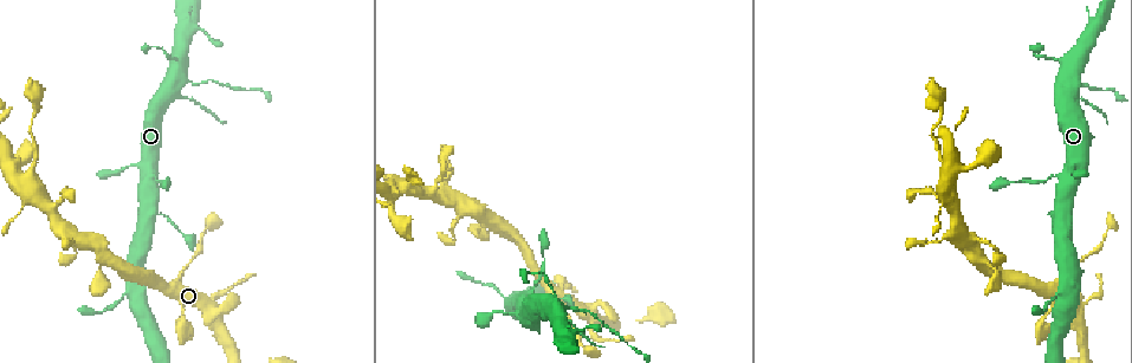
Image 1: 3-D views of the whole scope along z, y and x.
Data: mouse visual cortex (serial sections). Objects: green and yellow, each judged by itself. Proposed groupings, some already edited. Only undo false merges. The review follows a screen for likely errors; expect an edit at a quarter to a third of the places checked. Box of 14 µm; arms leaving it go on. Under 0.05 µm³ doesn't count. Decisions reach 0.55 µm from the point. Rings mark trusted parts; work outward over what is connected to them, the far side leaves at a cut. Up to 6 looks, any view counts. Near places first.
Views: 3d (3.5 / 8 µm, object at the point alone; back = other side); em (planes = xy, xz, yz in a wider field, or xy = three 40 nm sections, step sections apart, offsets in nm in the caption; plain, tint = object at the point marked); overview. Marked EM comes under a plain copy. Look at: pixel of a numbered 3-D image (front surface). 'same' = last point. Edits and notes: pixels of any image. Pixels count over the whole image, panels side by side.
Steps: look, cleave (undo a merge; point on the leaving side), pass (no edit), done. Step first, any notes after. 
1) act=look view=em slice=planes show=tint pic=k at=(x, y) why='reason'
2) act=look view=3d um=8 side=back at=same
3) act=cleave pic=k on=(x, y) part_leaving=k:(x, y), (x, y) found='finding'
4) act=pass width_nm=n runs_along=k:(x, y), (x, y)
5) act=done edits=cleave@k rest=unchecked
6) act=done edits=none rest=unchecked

act=look view=3d um=3.5 pic=1 at=(1081, 306) why='thick turns thin'

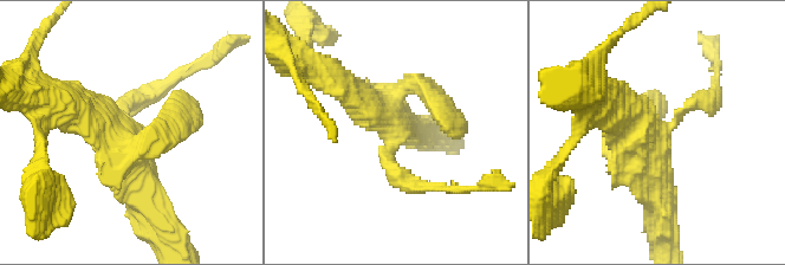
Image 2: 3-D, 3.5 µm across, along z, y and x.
act=look view=em slice=xy step=2 show=tint pic=2 at=(129, 129) why='now the EM'

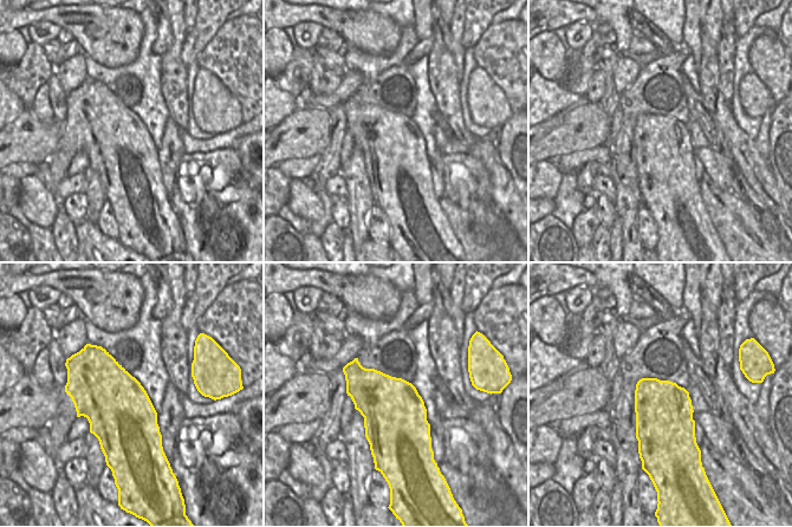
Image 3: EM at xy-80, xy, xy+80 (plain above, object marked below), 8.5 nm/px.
act=pass runs_along=2:(323, 71), (391, 125), (388, 166), (409, 187) found='continuous, no second cell'

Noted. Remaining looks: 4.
act=look view=3d um=3.5 pic=1 at=(187, 81) why='four arms meet'

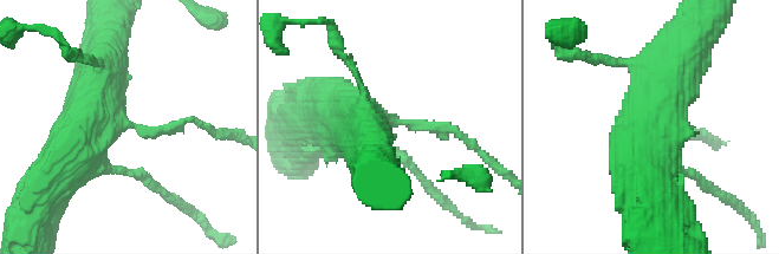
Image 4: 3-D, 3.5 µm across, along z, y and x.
act=cleave pic=4 on=(447, 125) part_leaving=4:(409, 124), (453, 130), (500, 169) found='two cells meet here'

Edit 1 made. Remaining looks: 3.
act=look view=3d um=8 pic=1 at=(517, 317) why='thin neck'

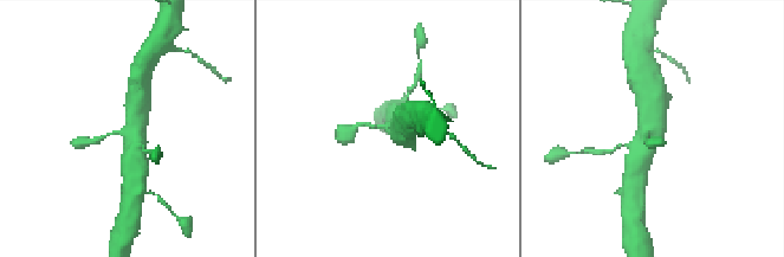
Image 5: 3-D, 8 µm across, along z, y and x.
act=look view=3d um=3.5 pic=5 at=(387, 127)

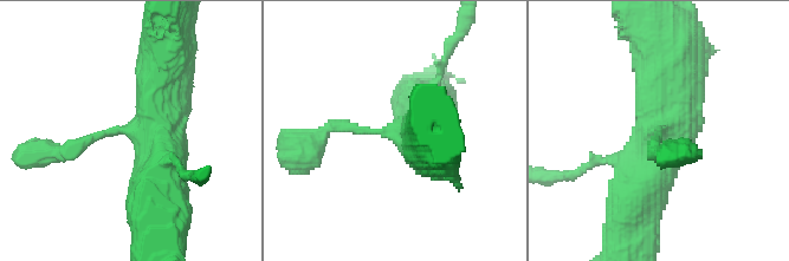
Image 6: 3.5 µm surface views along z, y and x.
act=look view=em slice=xy step=3 show=tint pic=6 at=(661, 132) why='shape alone is not enough'

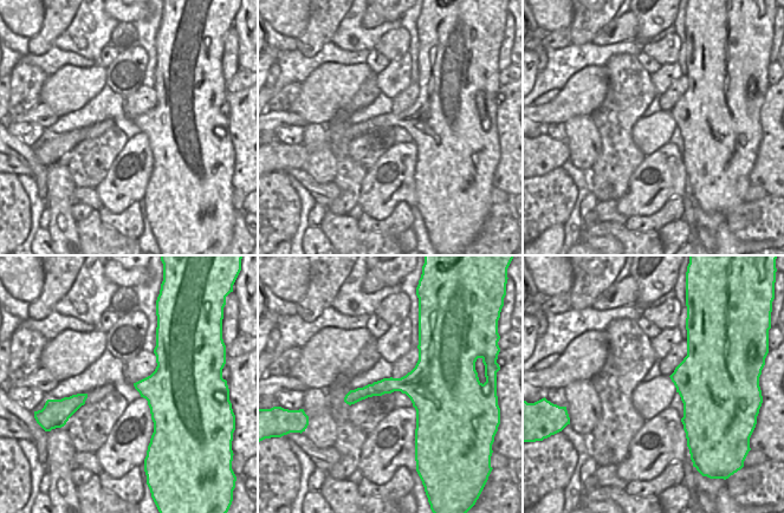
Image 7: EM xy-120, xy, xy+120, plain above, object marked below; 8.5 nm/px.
act=pass found='one cell here'

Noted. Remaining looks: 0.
act=done edits=cleave@4 rest=unchecked

